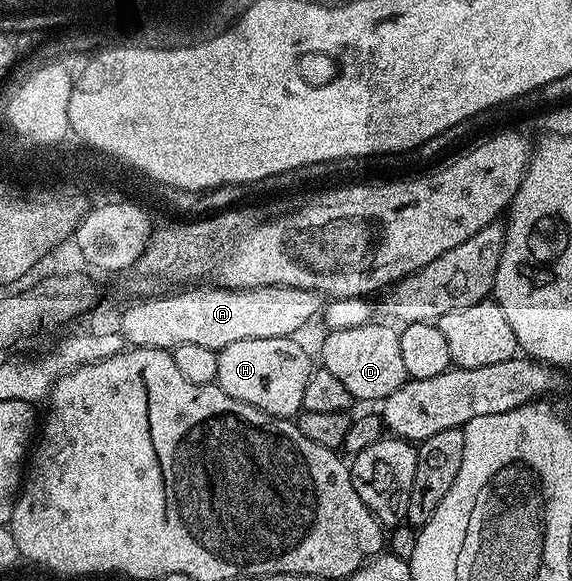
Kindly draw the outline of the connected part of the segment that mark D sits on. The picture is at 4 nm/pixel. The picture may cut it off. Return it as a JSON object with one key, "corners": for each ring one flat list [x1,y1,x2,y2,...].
{"corners":[[371,323,347,329,331,329,322,341,321,368,332,371,332,375,336,375,336,379,348,387,355,402,381,403,408,380,400,355,399,330,393,324,385,324]]}

